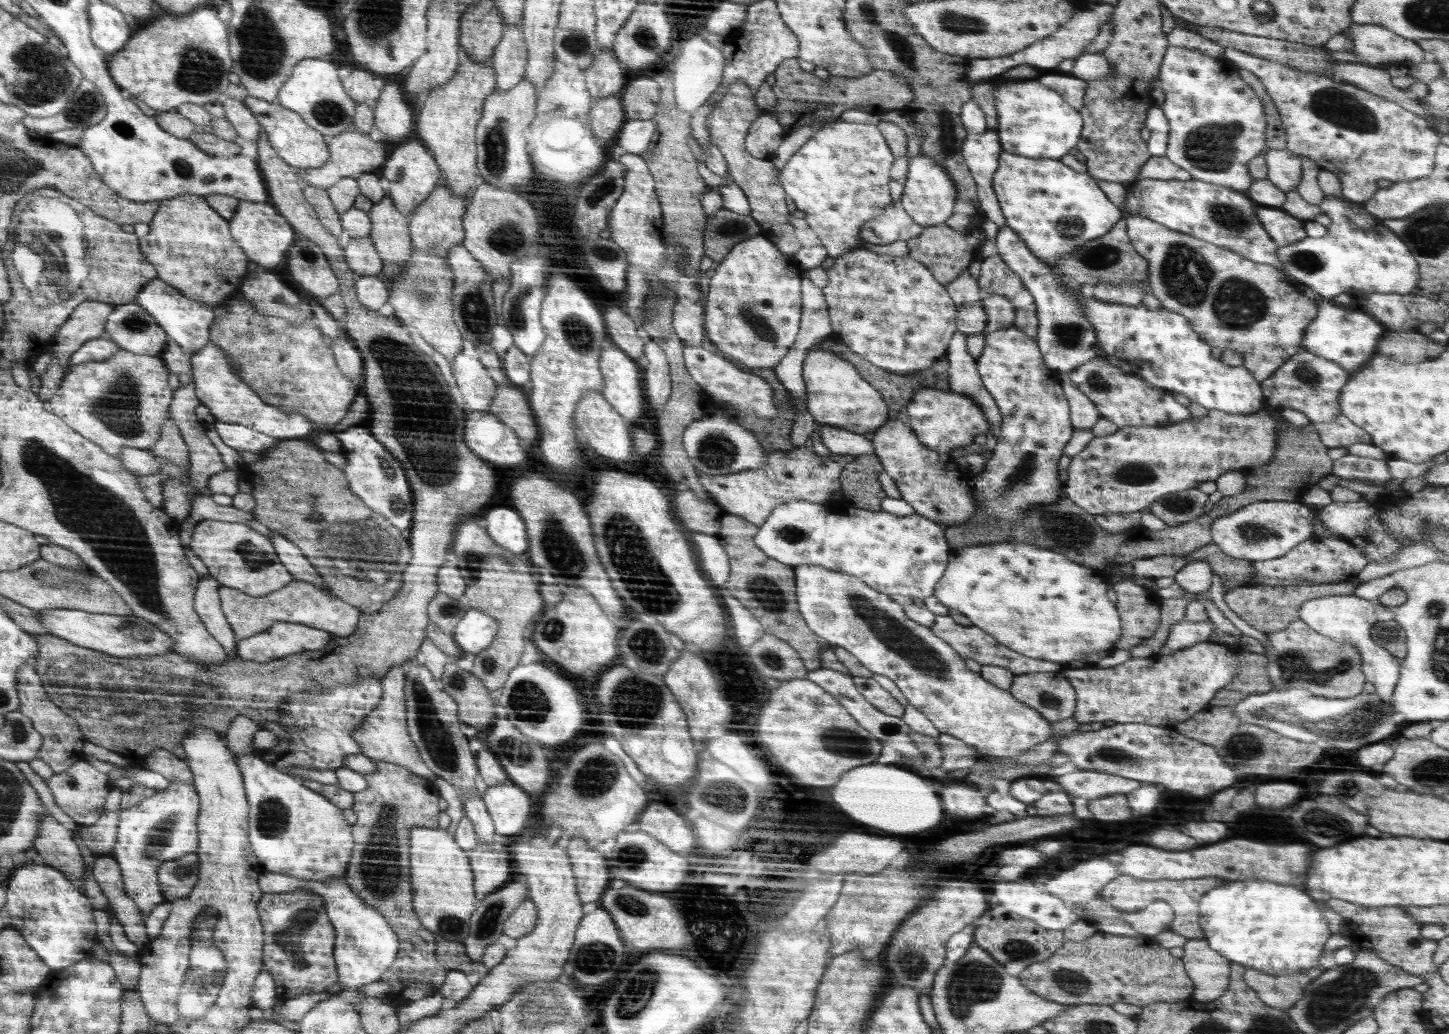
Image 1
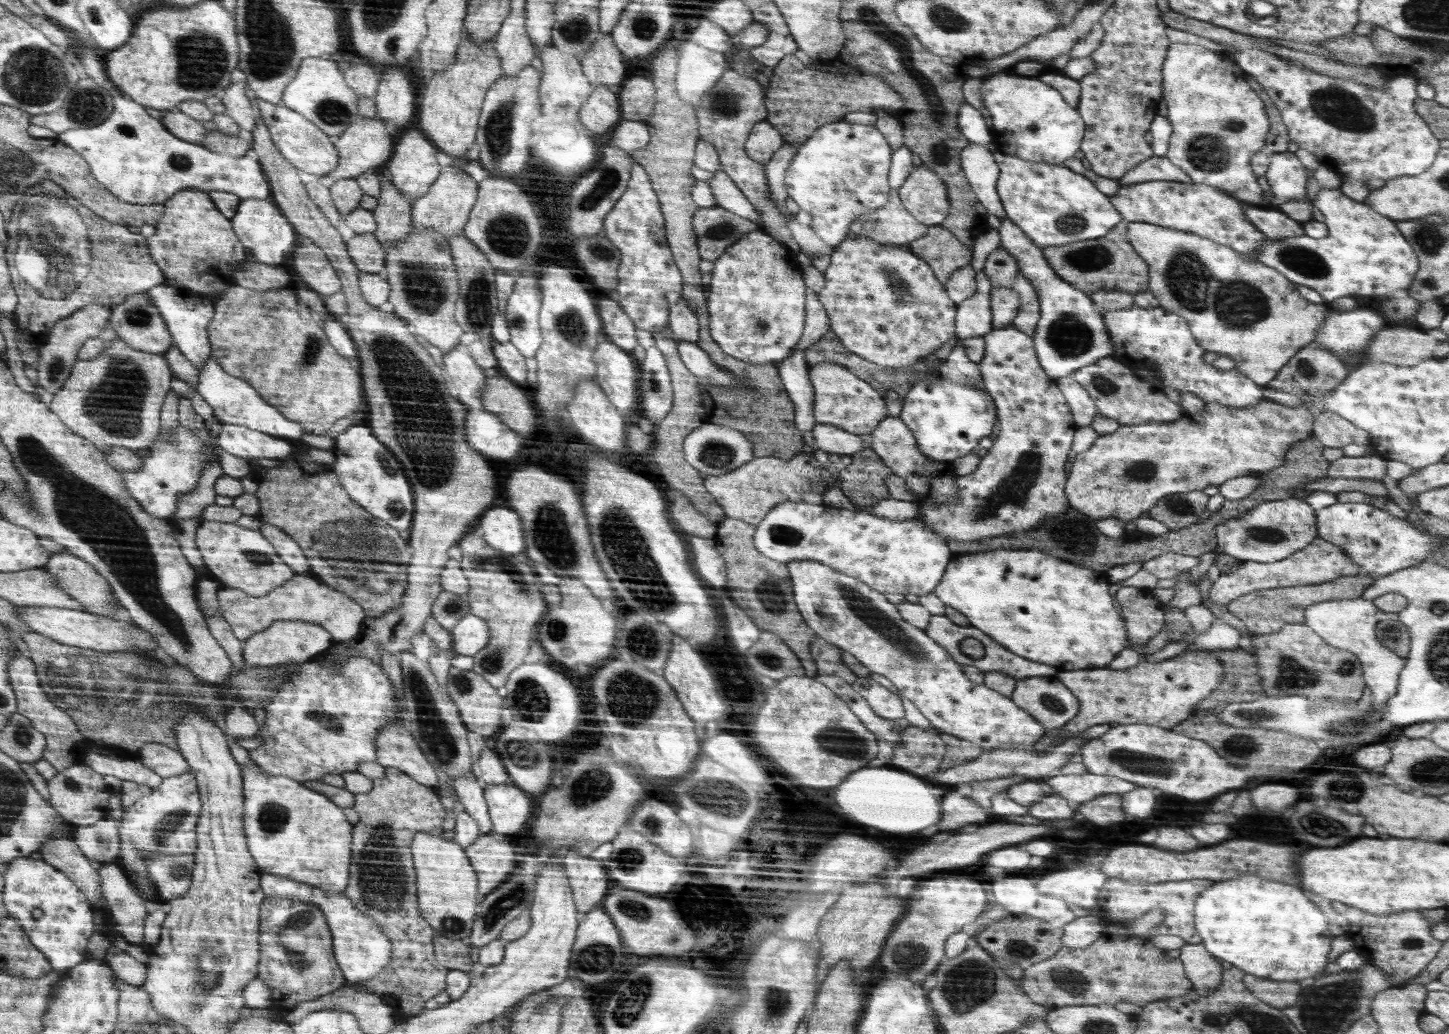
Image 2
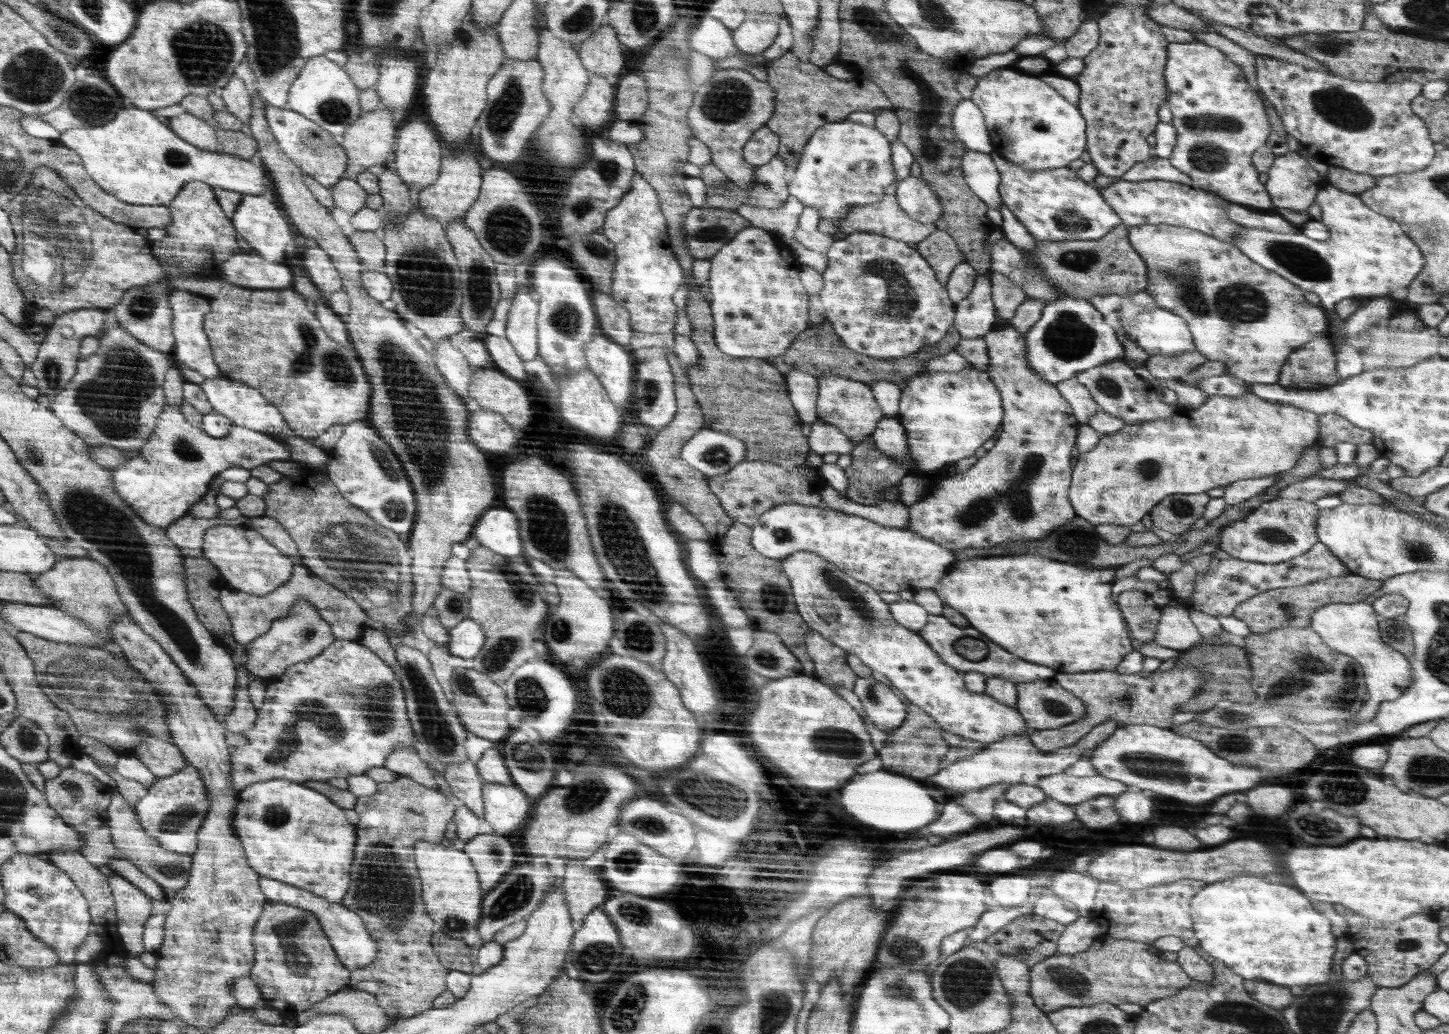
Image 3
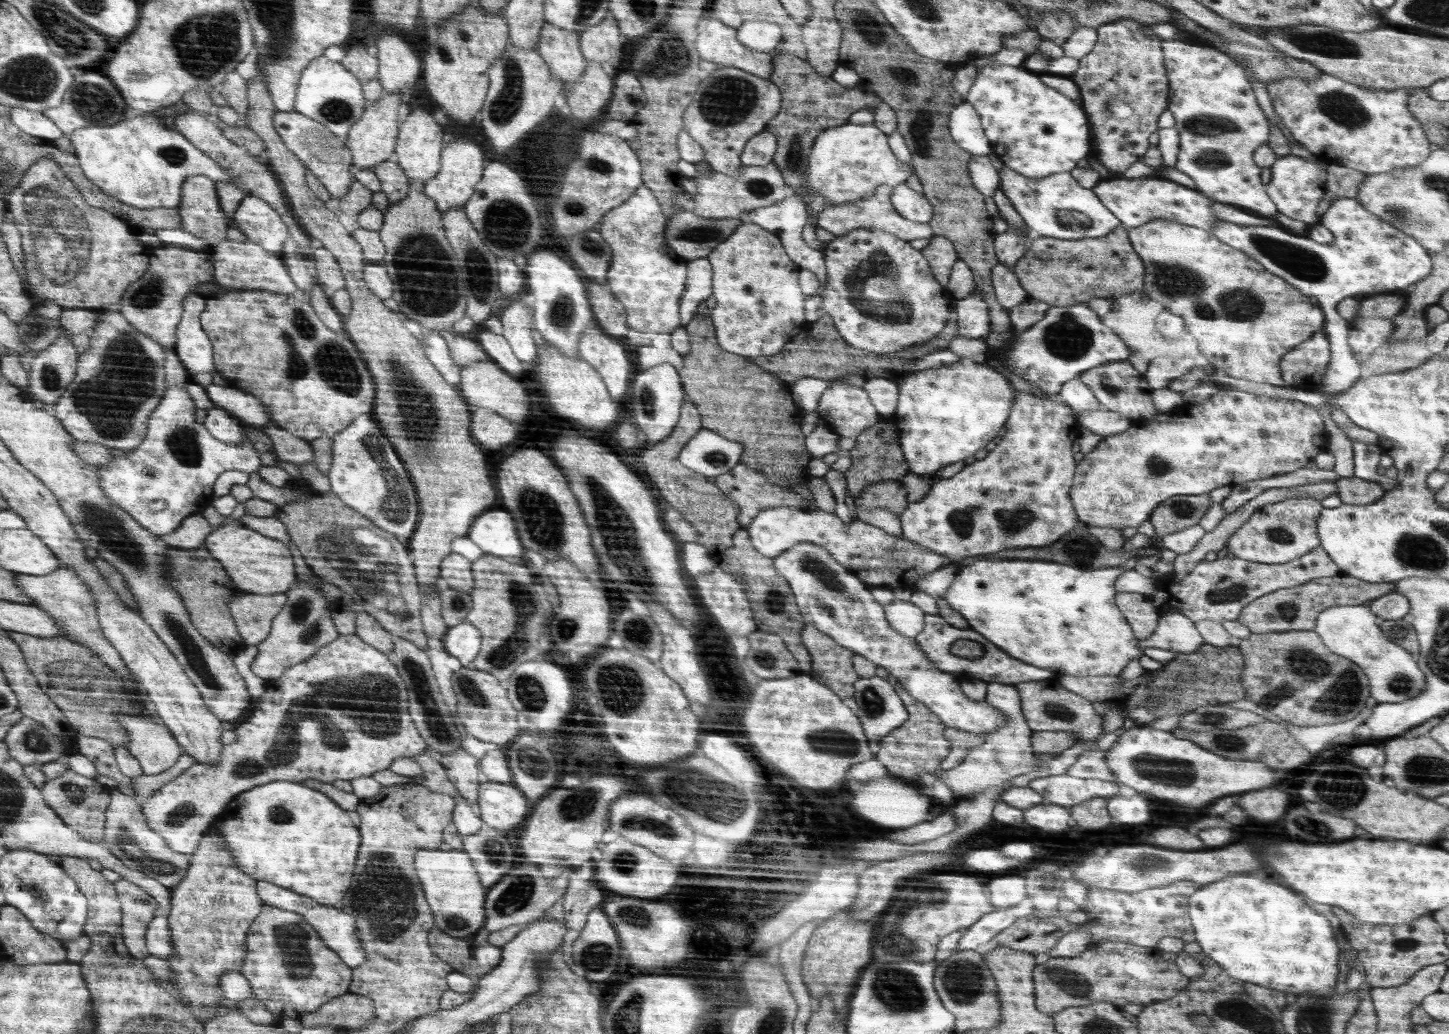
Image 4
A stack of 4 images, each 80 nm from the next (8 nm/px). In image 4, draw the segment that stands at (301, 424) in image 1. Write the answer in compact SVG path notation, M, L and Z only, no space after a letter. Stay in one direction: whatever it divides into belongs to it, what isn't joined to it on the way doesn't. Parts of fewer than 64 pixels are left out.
M210 383L204 386L215 407L222 408L242 425L263 429L271 421L271 414L263 402L247 391L227 383Z

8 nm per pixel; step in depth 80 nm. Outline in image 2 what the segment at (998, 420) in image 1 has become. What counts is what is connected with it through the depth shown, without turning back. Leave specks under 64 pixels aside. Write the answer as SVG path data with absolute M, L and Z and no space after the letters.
M960 339L940 366L939 372L942 377L966 386L975 384L974 387L980 387L983 384L978 363L972 362L966 356Z

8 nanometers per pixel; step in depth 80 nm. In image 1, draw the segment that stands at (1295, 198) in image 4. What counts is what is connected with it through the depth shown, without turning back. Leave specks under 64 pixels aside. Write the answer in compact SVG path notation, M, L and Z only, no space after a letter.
M1285 148L1268 149L1263 152L1263 157L1267 166L1267 179L1276 188L1285 193L1297 190L1298 183L1303 175L1301 157L1292 154Z

